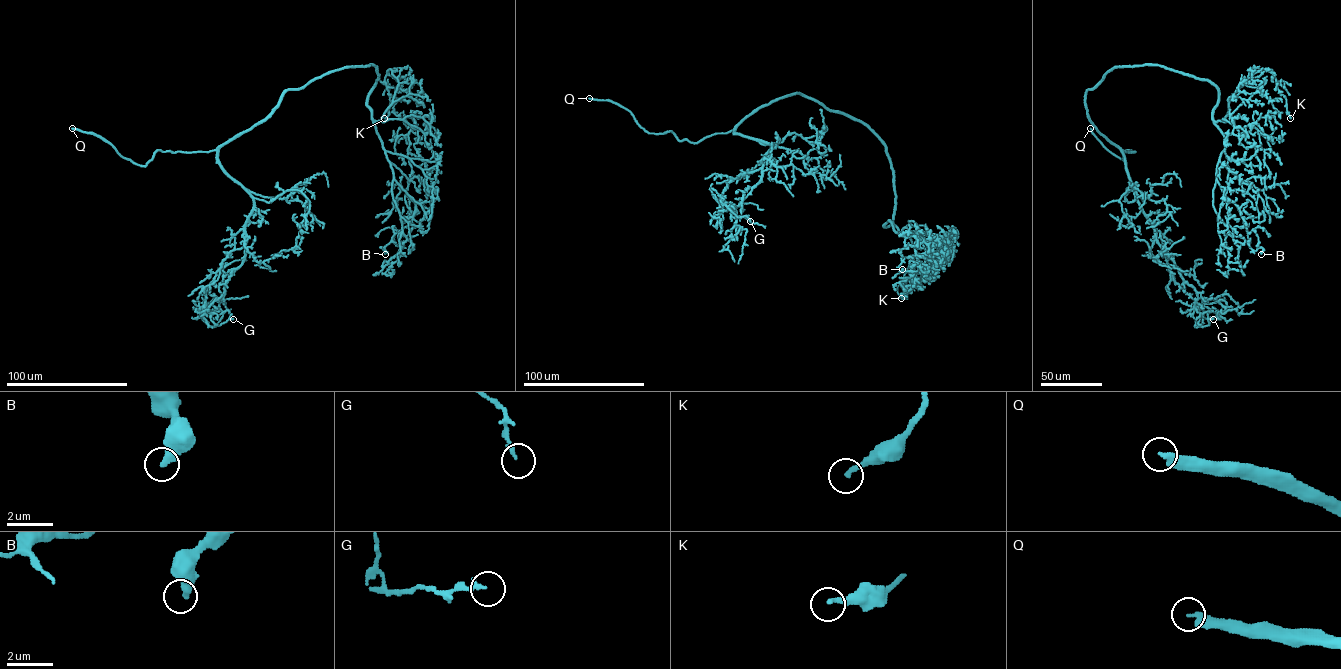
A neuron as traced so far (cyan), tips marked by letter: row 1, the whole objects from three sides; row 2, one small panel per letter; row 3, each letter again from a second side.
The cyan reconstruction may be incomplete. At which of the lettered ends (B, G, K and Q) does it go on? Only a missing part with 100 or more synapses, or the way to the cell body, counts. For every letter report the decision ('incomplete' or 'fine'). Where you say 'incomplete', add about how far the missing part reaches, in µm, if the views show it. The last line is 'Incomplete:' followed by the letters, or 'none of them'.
B: fine
G: fine
K: fine
Q: incomplete; about 15 µm are missing
Incomplete: Q

